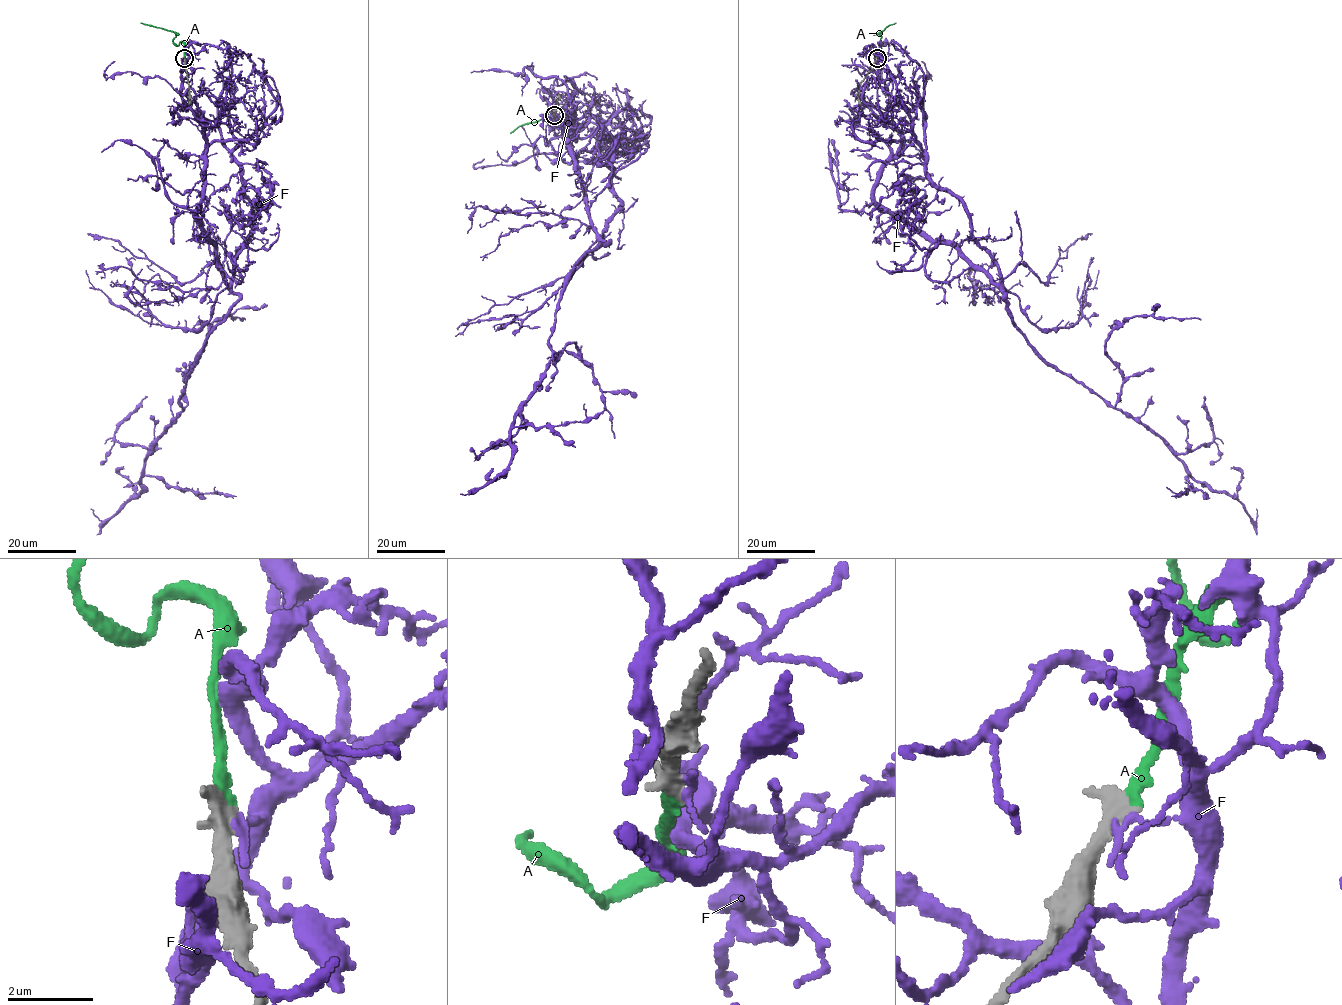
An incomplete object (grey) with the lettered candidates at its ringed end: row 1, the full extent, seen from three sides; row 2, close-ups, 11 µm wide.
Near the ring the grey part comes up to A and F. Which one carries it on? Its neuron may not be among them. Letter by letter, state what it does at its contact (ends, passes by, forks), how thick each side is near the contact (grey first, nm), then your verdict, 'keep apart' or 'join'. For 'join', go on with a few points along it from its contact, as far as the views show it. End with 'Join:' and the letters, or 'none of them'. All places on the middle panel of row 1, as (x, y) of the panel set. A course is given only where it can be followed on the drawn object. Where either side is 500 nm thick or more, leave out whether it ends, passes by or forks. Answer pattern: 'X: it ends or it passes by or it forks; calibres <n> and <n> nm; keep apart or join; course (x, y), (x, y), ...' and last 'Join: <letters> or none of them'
A: it ends; calibres 460 and 280 nm; join; course (554, 115), (548, 123), (542, 118), (545, 119), (521, 124), (510, 133)
F: calibres 500 and 200 nm; keep apart
Join: A

